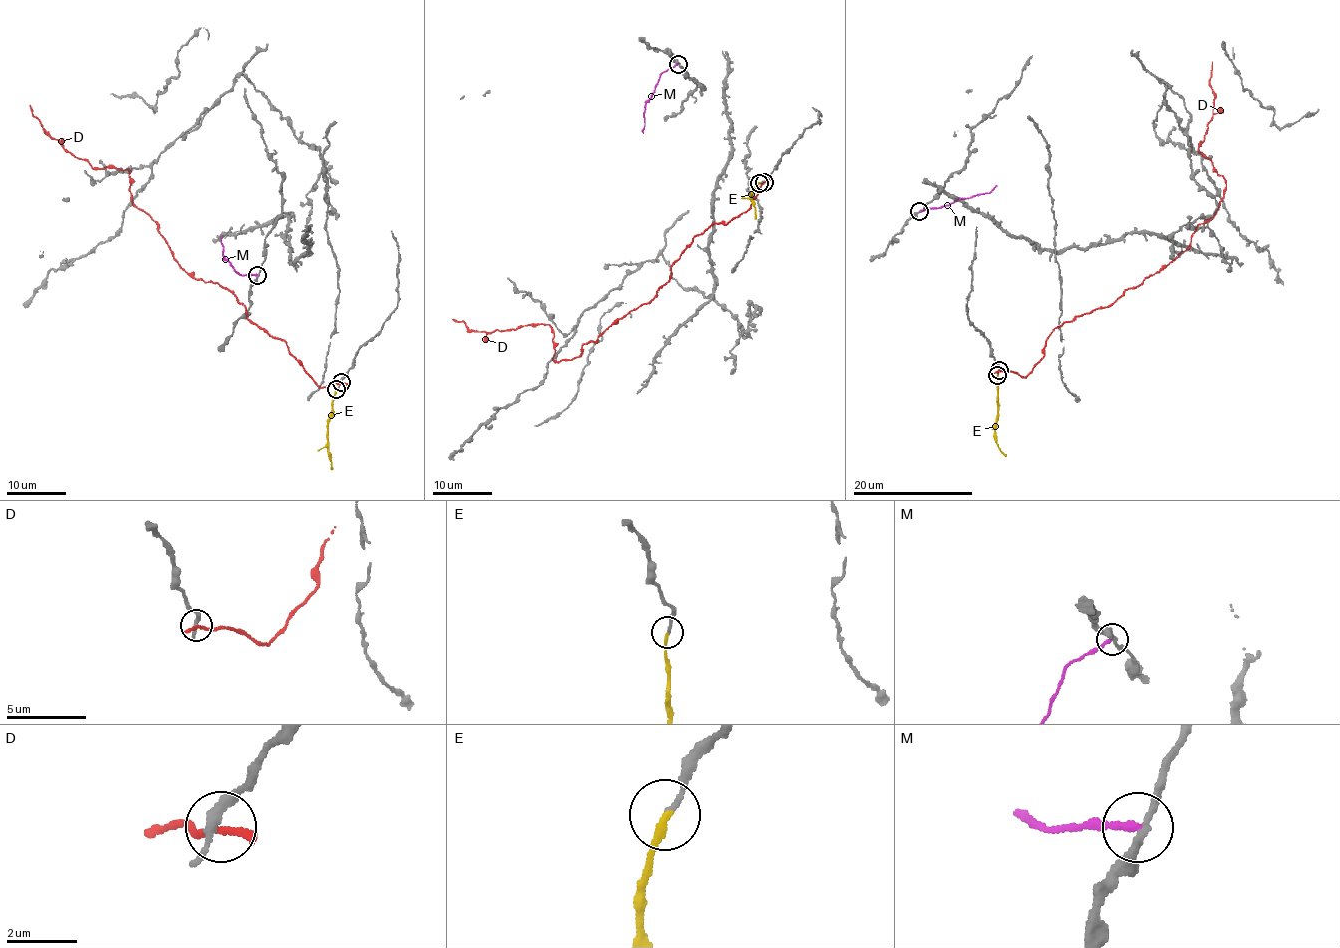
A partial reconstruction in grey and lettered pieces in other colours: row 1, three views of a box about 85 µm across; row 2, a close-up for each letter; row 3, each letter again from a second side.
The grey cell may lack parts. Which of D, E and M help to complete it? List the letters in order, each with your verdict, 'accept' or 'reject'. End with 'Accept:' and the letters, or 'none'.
D: reject
E: accept
M: reject
Accept: E

